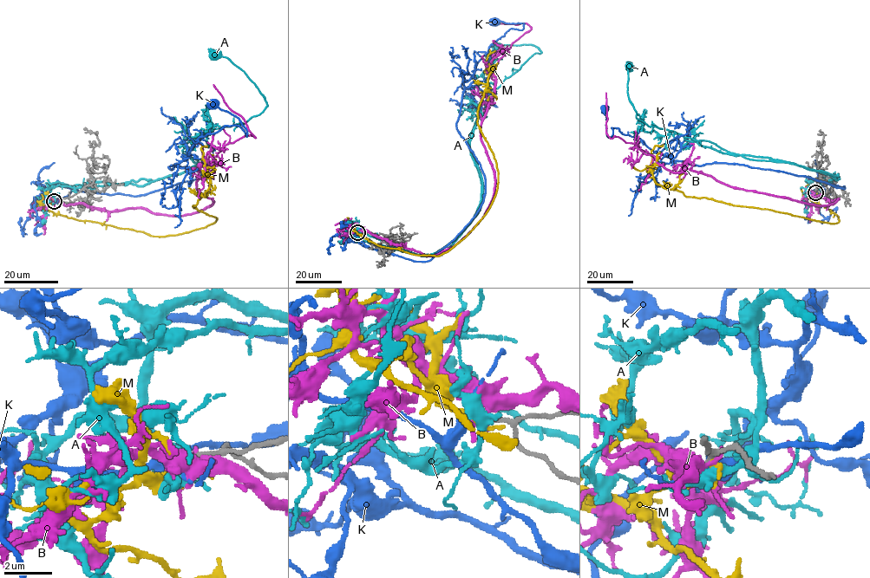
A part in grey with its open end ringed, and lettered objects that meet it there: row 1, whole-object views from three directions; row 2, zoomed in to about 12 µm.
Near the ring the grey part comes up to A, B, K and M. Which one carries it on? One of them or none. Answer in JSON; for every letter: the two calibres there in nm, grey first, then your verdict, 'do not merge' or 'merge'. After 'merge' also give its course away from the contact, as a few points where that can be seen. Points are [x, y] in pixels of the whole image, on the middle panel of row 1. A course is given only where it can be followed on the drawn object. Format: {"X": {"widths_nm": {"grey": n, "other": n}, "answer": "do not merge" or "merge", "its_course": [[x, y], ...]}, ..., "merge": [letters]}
{"A": {"widths_nm": {"grey": 240, "other": 360}, "answer": "do not merge"}, "B": {"widths_nm": {"grey": 240, "other": 480}, "answer": "do not merge"}, "K": {"widths_nm": {"grey": 220, "other": 360}, "answer": "do not merge"}, "M": {"widths_nm": {"grey": 260, "other": 220}, "answer": "do not merge"}, "merge": []}

